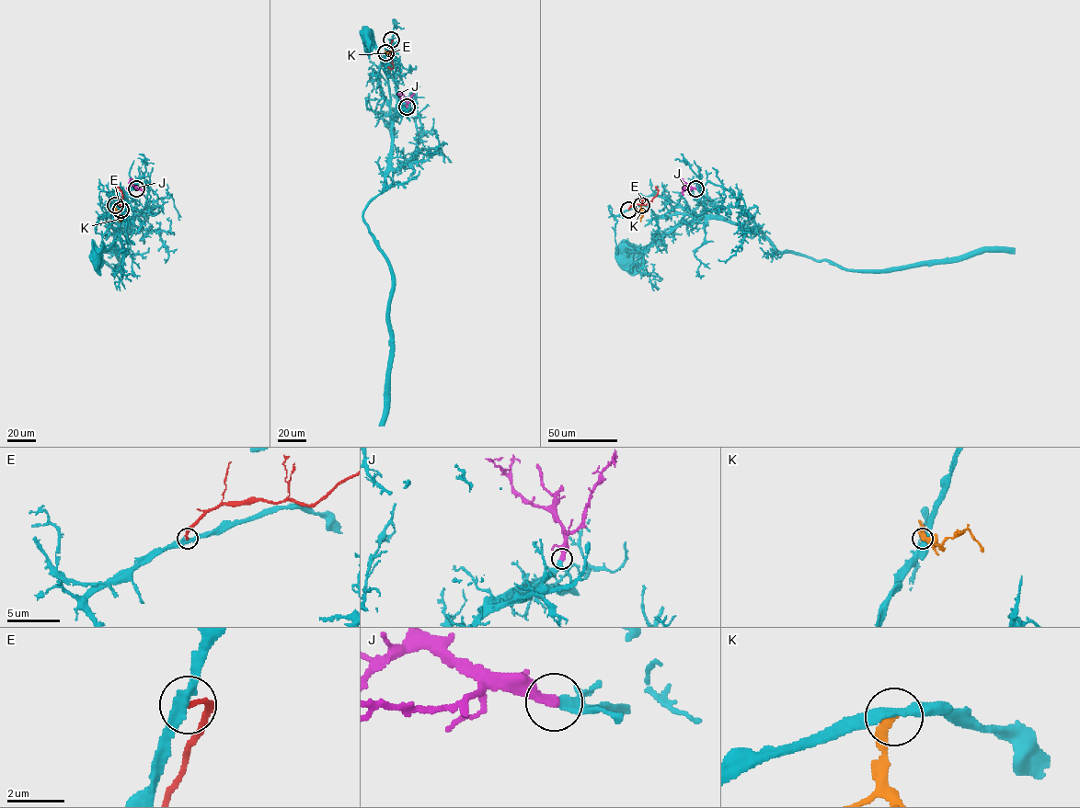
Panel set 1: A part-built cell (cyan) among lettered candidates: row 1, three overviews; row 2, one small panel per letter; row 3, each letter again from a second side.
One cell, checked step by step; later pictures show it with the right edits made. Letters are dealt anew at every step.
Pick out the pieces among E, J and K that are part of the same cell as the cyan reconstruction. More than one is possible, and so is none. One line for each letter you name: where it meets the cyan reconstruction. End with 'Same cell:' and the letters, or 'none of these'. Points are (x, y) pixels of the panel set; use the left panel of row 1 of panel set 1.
J: meets cyan at (136, 188)
K: meets cyan at (115, 205)
Same cell: J, K

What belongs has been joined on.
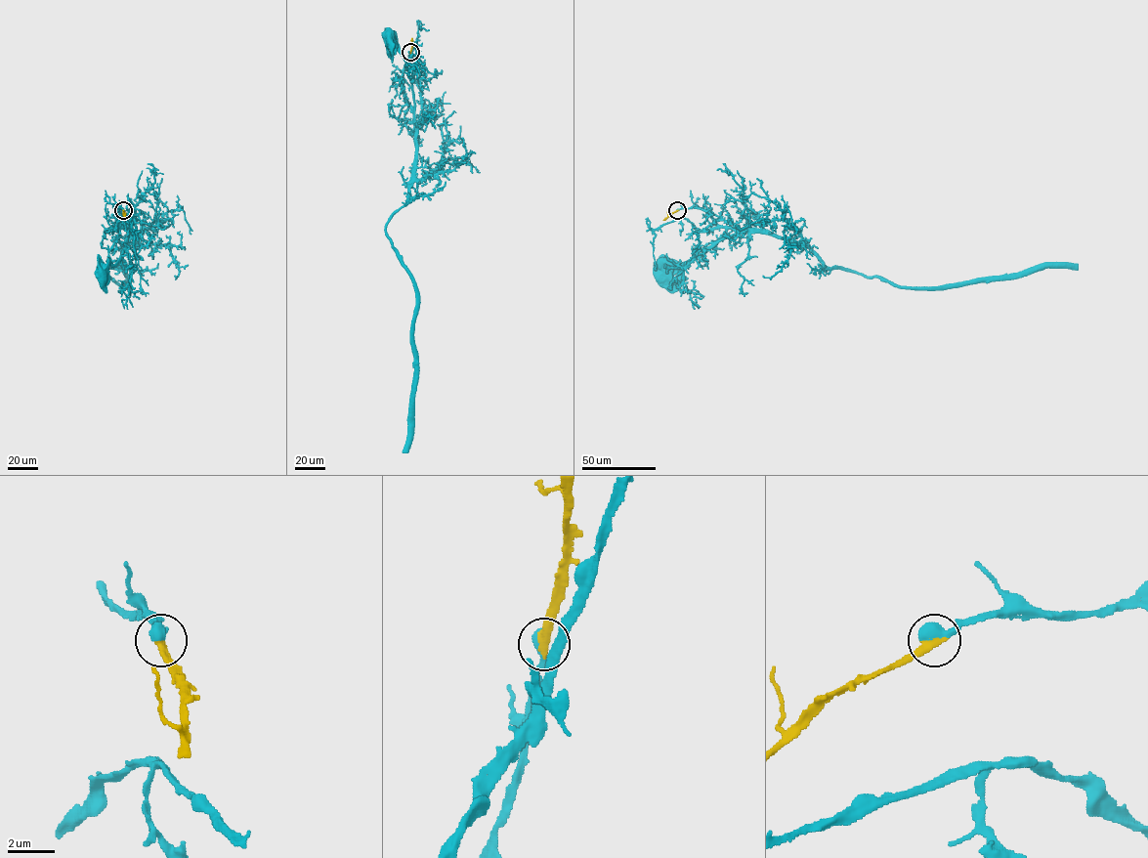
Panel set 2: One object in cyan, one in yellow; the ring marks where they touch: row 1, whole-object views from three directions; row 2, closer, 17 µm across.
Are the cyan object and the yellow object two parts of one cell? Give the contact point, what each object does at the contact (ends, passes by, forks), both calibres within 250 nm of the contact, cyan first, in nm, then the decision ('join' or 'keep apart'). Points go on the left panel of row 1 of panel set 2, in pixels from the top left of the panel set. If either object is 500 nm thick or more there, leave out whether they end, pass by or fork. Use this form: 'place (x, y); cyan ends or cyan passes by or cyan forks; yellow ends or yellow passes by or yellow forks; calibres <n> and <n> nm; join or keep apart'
place (123, 210); calibres 600 and 400 nm; join

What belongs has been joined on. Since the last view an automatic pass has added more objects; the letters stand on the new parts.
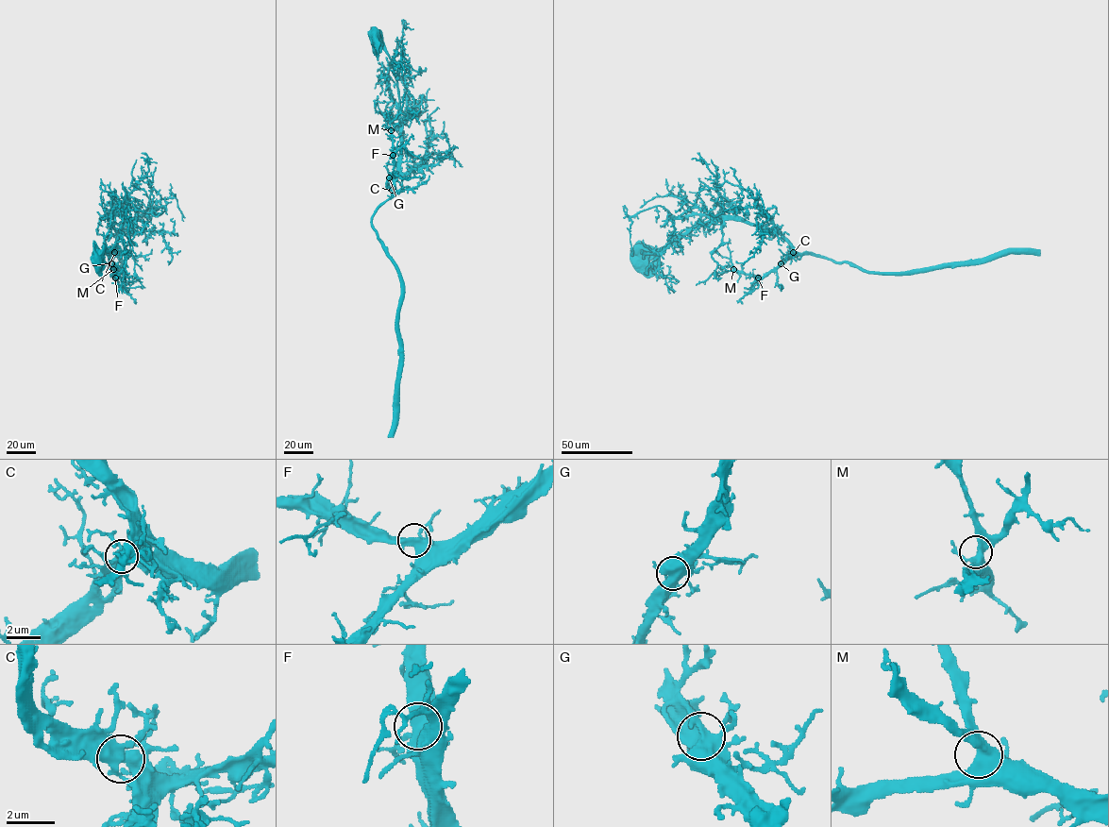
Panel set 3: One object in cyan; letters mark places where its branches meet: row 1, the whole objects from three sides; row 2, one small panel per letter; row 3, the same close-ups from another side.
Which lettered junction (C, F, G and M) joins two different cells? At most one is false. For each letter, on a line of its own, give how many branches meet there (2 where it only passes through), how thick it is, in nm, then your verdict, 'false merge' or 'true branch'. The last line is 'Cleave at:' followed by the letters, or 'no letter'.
C: branches 3; calibre 440 nm; true branch
F: branches 3; calibre 440 nm; true branch
G: branches 5; calibre 480 nm; true branch
M: branches 3; calibre 480 nm; true branch
Cleave at: no letter

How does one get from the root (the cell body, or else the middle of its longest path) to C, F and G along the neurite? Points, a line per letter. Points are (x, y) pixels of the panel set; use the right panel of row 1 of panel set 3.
C: (1037, 252), (998, 252), (980, 259), (898, 272), (867, 272), (848, 262), (793, 252)
F: (1037, 252), (998, 252), (980, 259), (898, 272), (867, 272), (848, 262), (794, 252), (777, 267), (758, 278)
G: (1037, 252), (998, 252), (980, 259), (898, 272), (867, 272), (848, 262), (794, 252), (781, 263)

